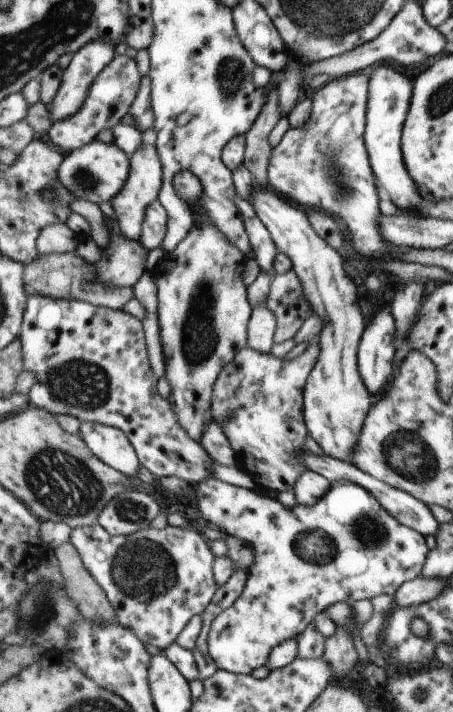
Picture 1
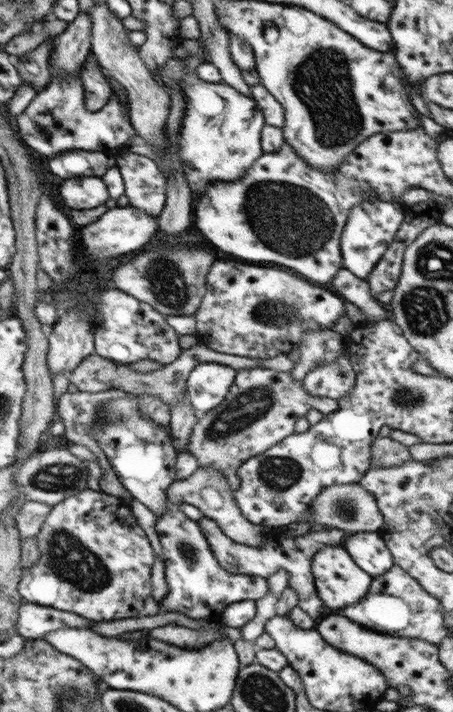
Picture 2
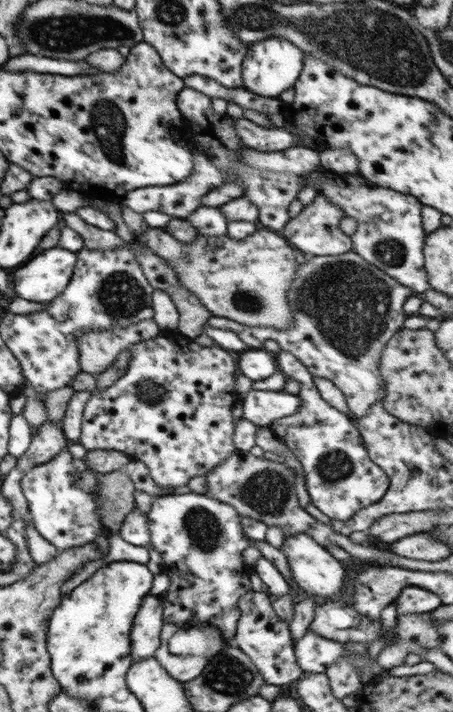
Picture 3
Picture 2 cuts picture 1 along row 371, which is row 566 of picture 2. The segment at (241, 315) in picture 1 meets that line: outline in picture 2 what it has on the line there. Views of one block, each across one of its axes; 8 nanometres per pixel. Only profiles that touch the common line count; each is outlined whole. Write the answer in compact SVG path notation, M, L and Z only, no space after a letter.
M169 507L155 519L153 528L158 534L163 550L164 579L167 593L157 602L162 612L179 612L193 620L216 620L227 604L242 600L259 600L267 593L267 583L261 576L234 575L219 566L201 532L197 521L193 521L176 507Z

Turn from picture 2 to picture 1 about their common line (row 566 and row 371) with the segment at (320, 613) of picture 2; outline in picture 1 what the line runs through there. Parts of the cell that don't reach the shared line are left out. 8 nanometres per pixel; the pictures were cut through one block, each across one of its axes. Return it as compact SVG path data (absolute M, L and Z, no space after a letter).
M317 339L310 340L307 348L291 362L281 362L282 359L269 353L260 353L245 347L234 354L233 360L220 370L213 383L209 413L227 437L234 452L236 468L247 473L263 492L287 492L295 484L296 477L305 470L296 460L298 452L303 448L305 435L308 434L302 415L302 392L318 352Z

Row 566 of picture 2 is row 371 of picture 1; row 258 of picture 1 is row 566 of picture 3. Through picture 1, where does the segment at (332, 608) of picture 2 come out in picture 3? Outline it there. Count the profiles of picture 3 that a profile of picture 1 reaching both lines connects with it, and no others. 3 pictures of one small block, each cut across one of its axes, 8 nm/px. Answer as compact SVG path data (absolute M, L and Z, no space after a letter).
M294 534L283 539L280 550L283 550L289 572L295 584L305 592L306 595L332 599L339 592L343 582L343 568L340 561L331 557L331 554L319 546L310 536L306 534Z

